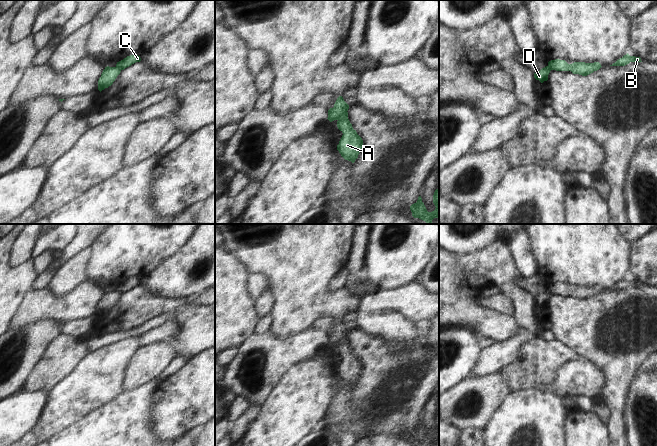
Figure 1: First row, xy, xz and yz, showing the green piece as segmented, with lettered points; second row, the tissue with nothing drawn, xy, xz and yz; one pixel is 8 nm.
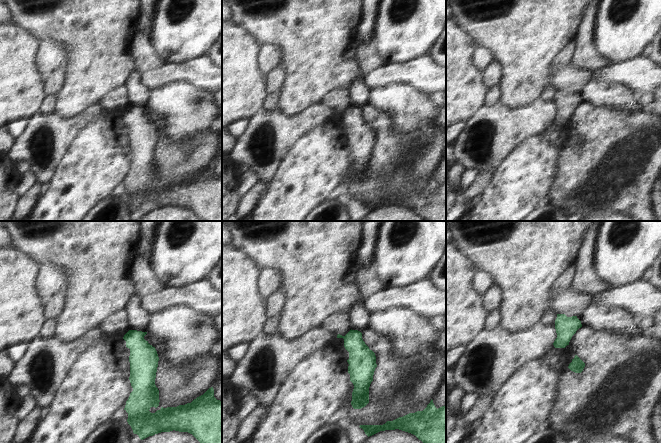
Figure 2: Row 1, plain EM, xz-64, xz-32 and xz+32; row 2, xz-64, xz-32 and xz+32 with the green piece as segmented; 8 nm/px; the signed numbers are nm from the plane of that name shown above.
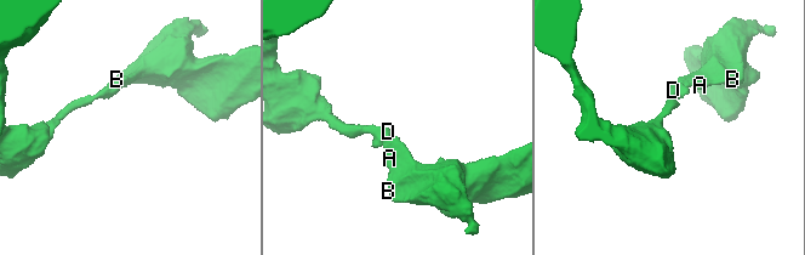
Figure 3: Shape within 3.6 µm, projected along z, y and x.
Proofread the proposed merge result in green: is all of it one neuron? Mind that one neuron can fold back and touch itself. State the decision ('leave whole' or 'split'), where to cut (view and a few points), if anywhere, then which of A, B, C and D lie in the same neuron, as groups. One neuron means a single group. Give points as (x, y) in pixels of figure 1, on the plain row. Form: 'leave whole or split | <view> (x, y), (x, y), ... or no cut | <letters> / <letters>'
split | xz (346, 334), (337, 343) | A B C / D

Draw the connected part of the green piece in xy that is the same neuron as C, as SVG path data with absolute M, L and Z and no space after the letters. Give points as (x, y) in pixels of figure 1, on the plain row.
M133 278L117 286L116 291L120 292L121 294L124 294L125 292L131 290L132 288L140 285L141 285L140 280Z

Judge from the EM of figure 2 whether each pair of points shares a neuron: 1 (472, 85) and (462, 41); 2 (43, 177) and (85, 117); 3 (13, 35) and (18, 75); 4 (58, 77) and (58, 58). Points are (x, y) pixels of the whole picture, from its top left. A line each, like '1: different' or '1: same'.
1: same
2: same
3: same
4: different

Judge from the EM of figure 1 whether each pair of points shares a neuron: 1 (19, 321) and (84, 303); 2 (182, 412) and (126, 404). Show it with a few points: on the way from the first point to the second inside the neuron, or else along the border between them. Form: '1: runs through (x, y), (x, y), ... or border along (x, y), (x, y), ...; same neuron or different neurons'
1: runs through (35, 308), (68, 308); same neuron
2: border along (160, 385), (154, 400), (154, 432); different neurons

